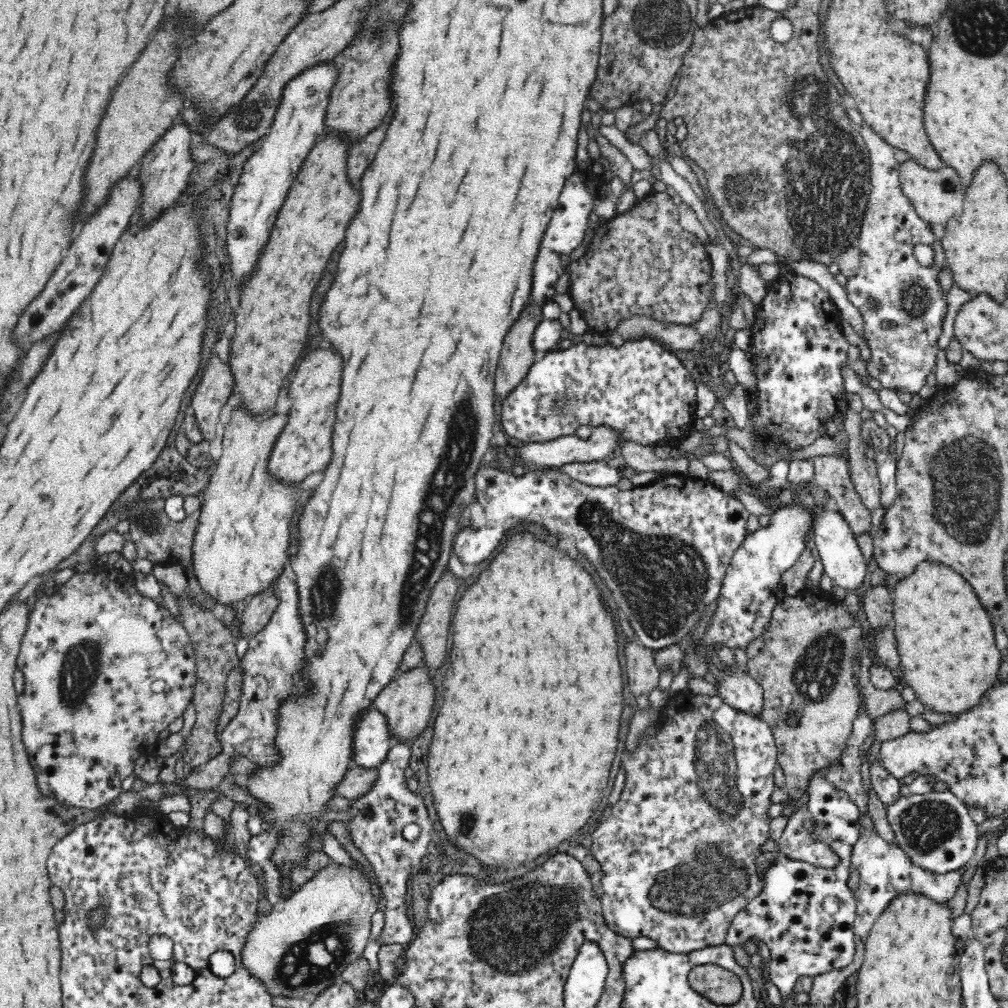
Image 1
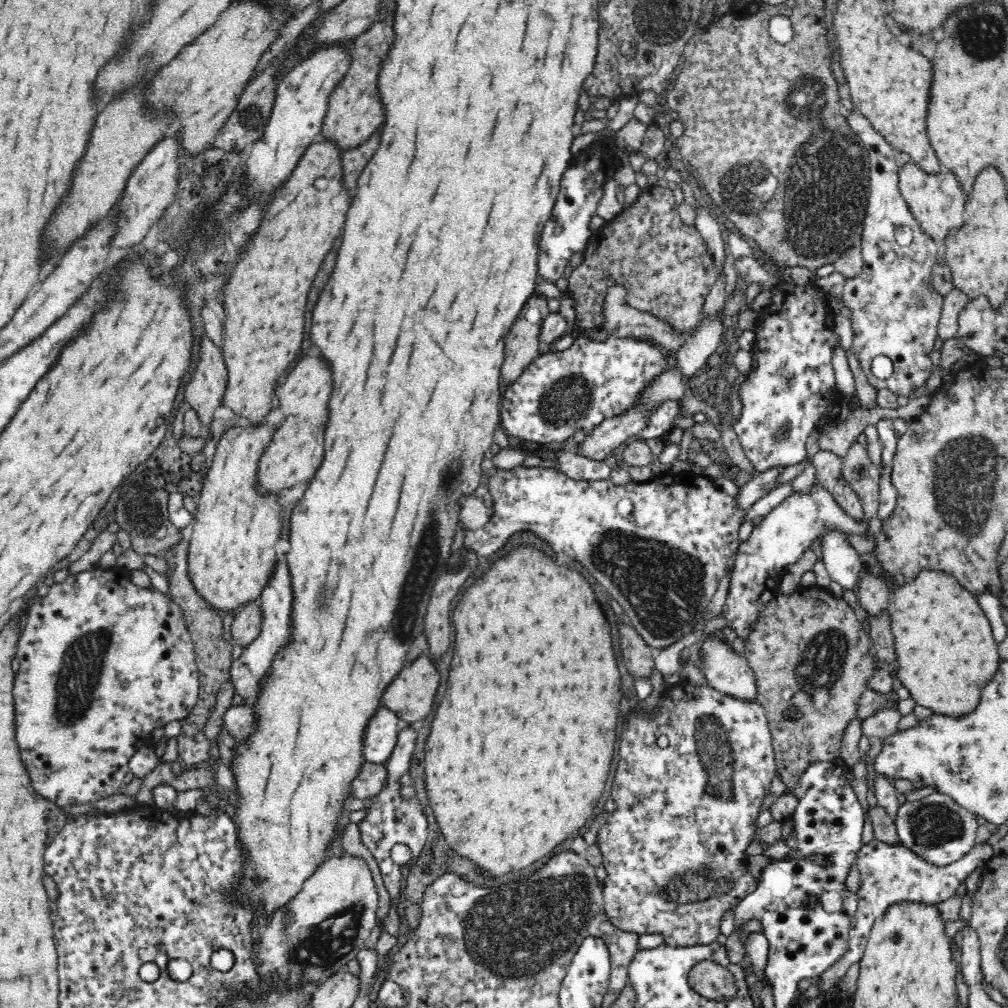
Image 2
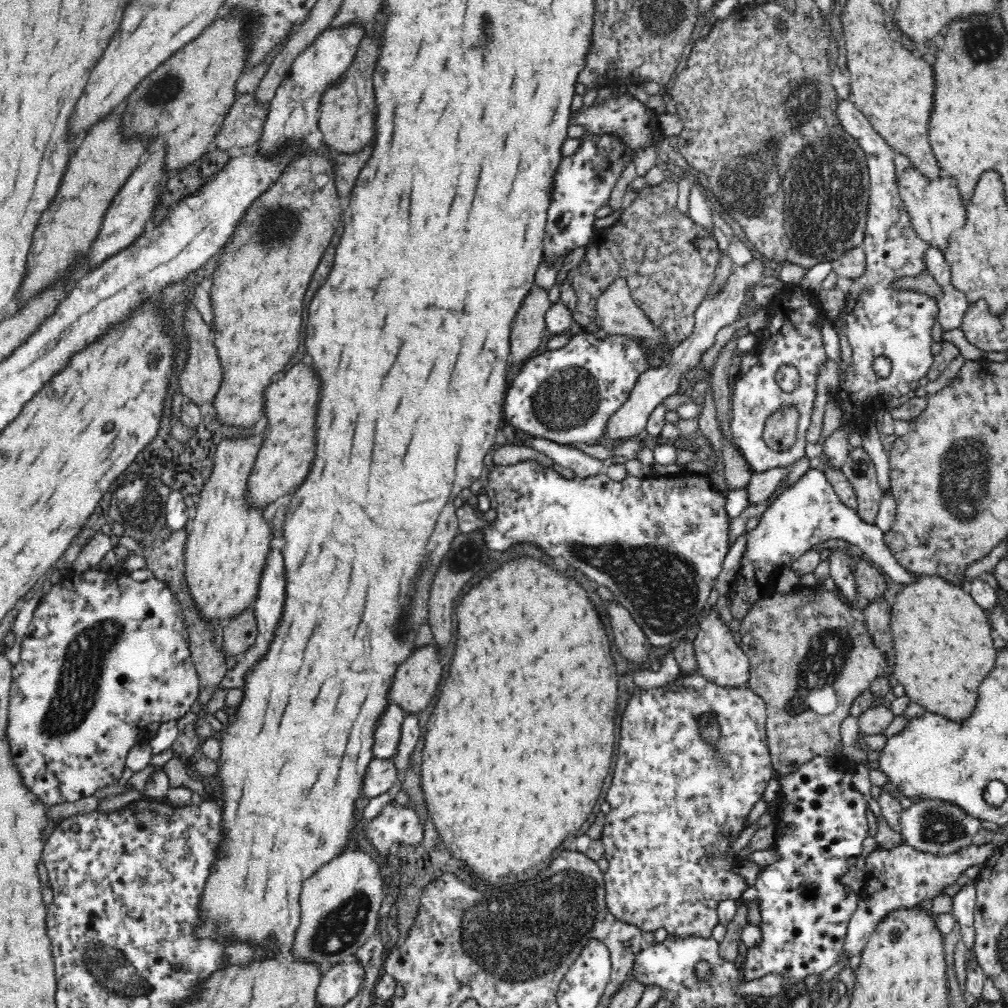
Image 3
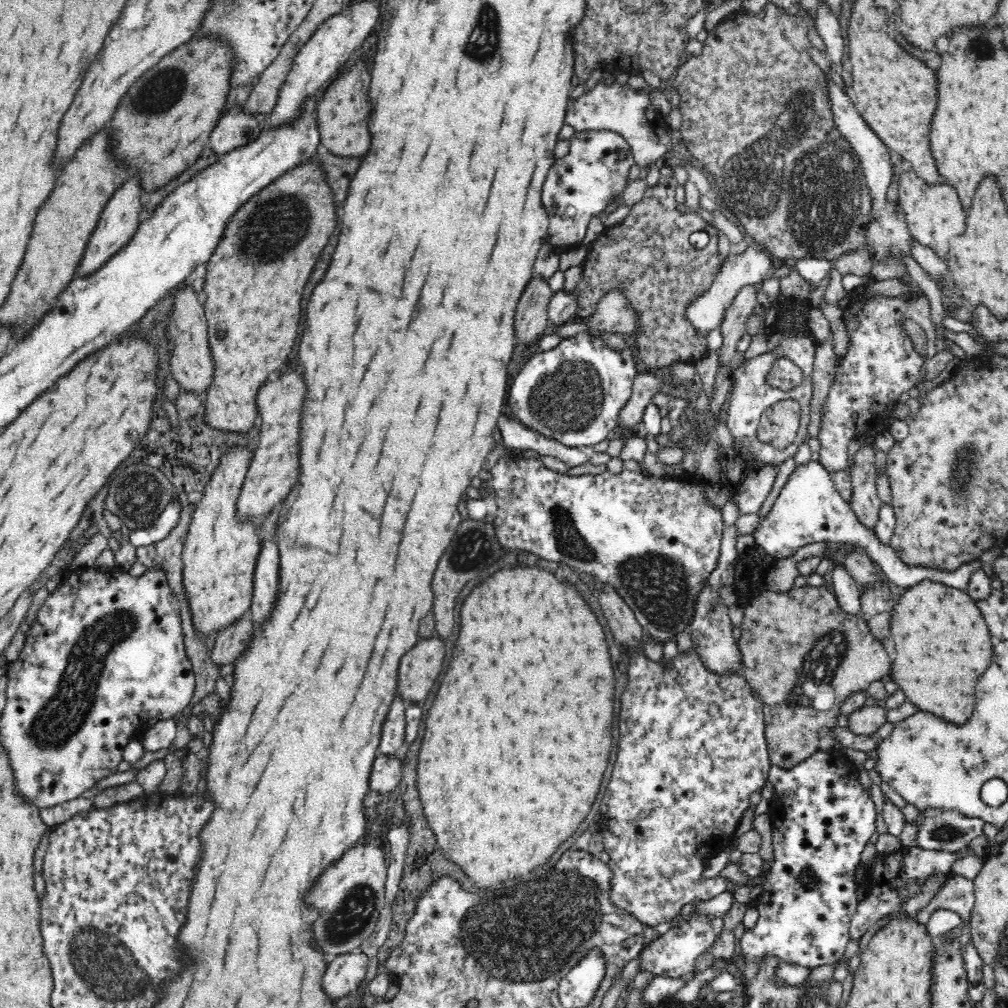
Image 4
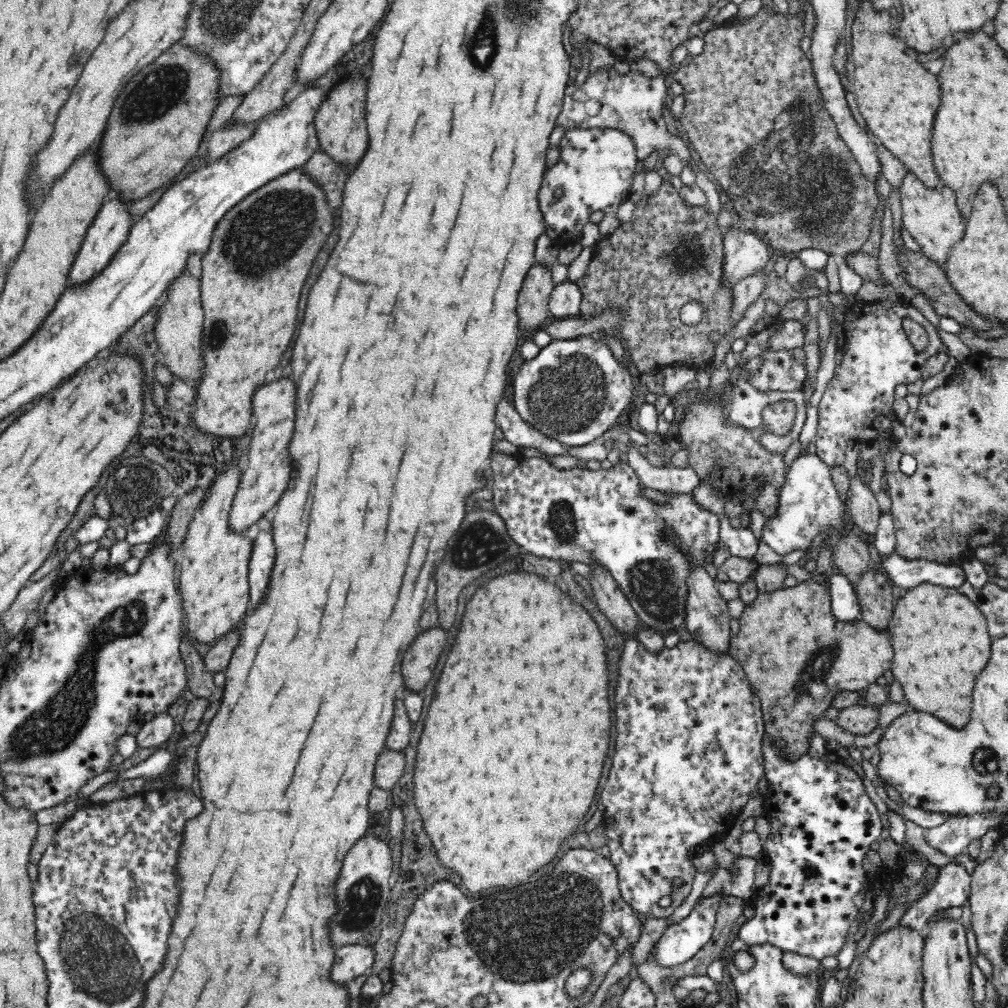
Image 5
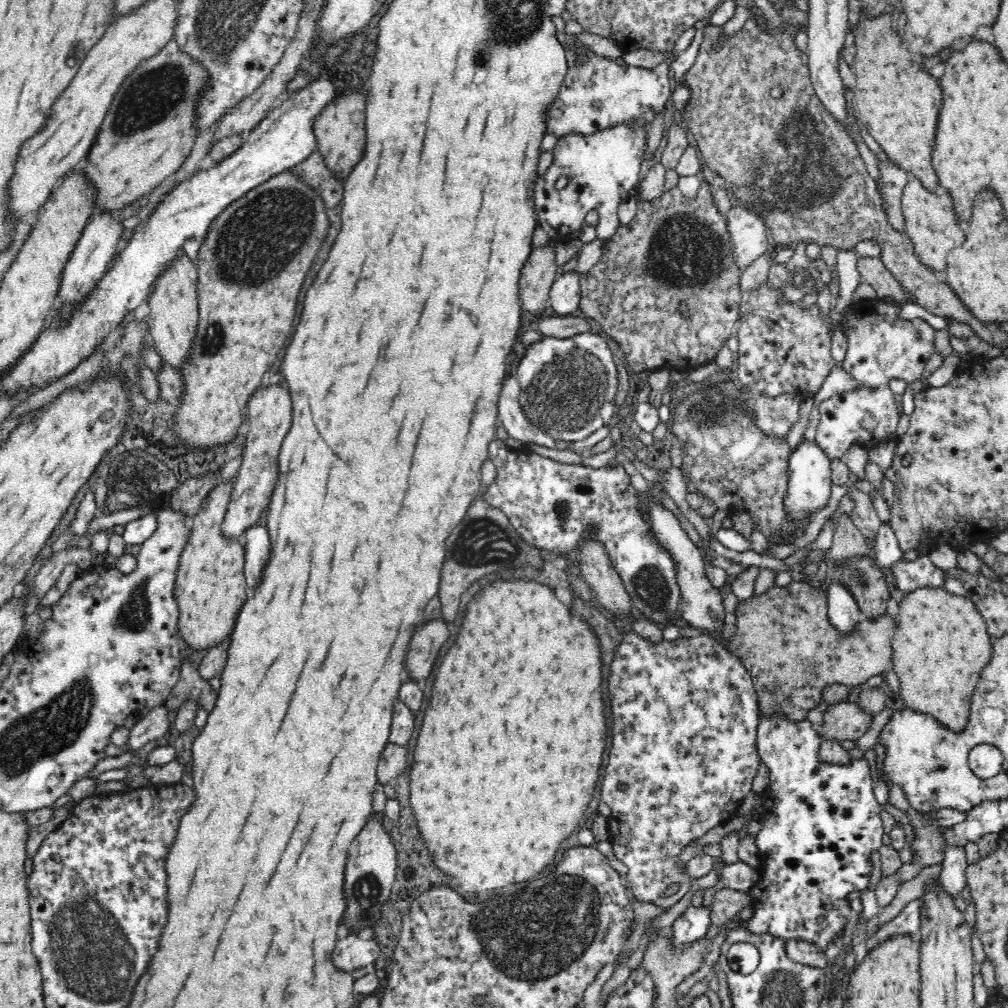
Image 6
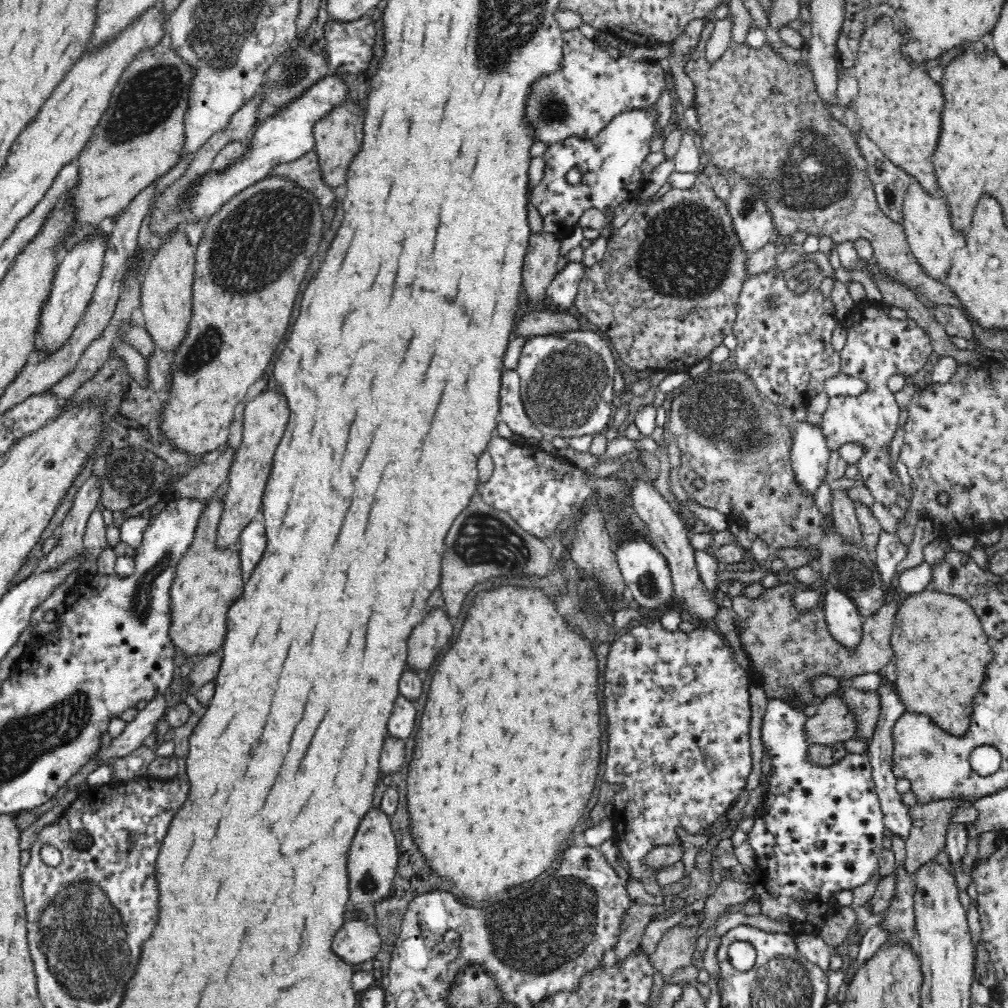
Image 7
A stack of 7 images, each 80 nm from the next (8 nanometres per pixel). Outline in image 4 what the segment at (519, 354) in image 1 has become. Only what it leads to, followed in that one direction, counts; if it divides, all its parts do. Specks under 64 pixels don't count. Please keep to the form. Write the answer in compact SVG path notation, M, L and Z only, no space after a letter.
M535 277L526 285L514 318L515 345L534 349L548 326L548 303L552 291L548 282Z

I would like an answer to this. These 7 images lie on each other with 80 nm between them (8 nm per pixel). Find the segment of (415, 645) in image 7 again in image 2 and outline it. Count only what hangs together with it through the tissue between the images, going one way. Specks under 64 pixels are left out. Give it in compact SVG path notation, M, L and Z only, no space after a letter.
M420 656L413 663L406 664L402 671L396 676L386 691L382 694L381 707L394 712L402 726L412 727L416 722L422 722L426 714L432 710L432 698L436 696L440 676L436 668L432 666L432 660L426 656Z

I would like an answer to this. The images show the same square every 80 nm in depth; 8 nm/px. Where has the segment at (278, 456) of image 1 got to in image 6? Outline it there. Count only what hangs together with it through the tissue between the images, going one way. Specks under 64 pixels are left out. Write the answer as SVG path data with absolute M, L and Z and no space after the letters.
M272 384L253 392L246 406L248 434L246 436L242 466L238 478L234 479L233 491L222 523L226 538L240 538L266 512L275 486L280 479L279 456L284 437L290 430L292 399L286 384Z

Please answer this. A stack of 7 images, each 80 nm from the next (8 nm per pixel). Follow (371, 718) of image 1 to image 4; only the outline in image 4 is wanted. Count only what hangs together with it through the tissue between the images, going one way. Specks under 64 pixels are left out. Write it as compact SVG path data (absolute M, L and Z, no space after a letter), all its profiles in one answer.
M396 698L392 708L390 708L390 712L388 712L388 717L386 717L384 724L382 724L377 754L394 755L404 746L404 730L406 728L404 710L406 710L406 704L402 704L402 700Z

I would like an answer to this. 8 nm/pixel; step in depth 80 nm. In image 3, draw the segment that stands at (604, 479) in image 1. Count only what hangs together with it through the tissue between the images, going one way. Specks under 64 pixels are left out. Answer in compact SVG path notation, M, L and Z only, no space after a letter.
M526 438L526 442L538 452L544 453L552 462L570 469L578 478L594 478L607 471L604 460L593 458L574 446L558 444L544 438Z

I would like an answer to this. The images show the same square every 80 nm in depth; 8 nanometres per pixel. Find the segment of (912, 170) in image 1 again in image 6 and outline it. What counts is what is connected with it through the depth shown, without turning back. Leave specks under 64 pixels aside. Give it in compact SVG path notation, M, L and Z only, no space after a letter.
M911 176L904 186L901 208L906 226L906 235L911 239L916 255L932 271L947 268L949 252L965 240L966 226L958 221L954 211L954 200L945 190L930 192L916 177Z

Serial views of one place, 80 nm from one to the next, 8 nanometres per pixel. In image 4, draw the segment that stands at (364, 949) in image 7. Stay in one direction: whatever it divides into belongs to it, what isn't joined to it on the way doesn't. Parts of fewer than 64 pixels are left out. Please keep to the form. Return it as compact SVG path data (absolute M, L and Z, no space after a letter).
M361 951L336 956L332 958L324 974L322 991L330 999L334 999L334 1002L354 994L366 976L366 970L368 970L368 956Z

